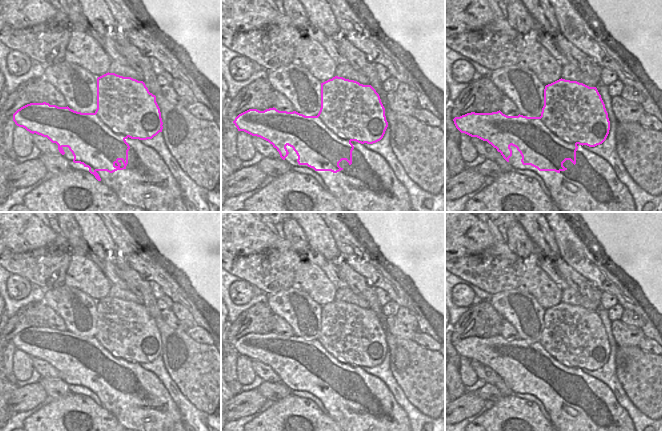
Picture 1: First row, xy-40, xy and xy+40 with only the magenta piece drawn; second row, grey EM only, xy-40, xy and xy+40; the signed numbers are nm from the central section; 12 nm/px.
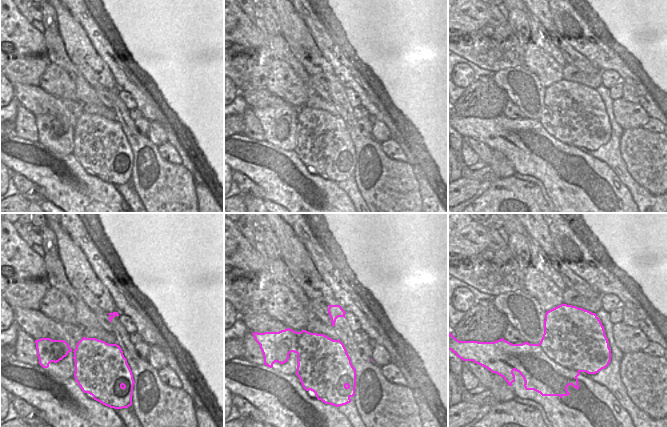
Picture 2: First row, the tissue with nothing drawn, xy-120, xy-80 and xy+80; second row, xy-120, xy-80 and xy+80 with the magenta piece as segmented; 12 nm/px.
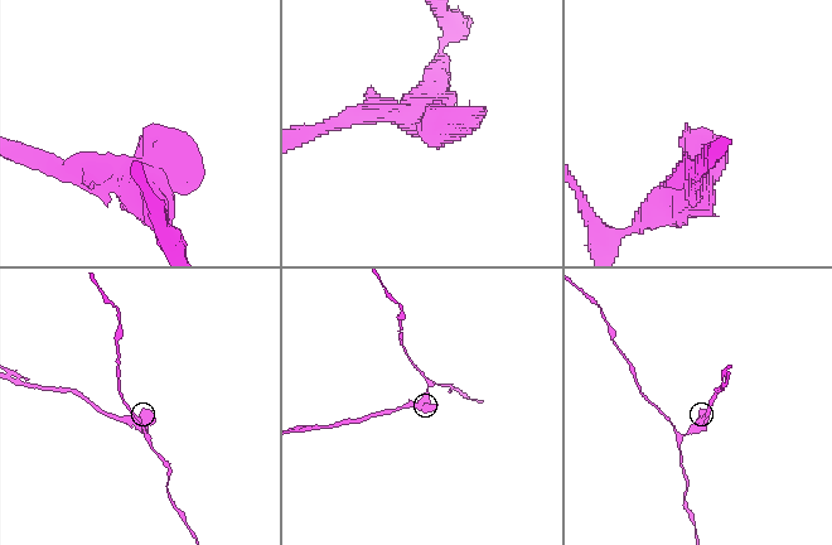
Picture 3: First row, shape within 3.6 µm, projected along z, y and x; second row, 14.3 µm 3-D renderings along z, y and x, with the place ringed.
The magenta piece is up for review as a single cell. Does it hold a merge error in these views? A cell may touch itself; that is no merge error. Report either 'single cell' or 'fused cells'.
fused cells

